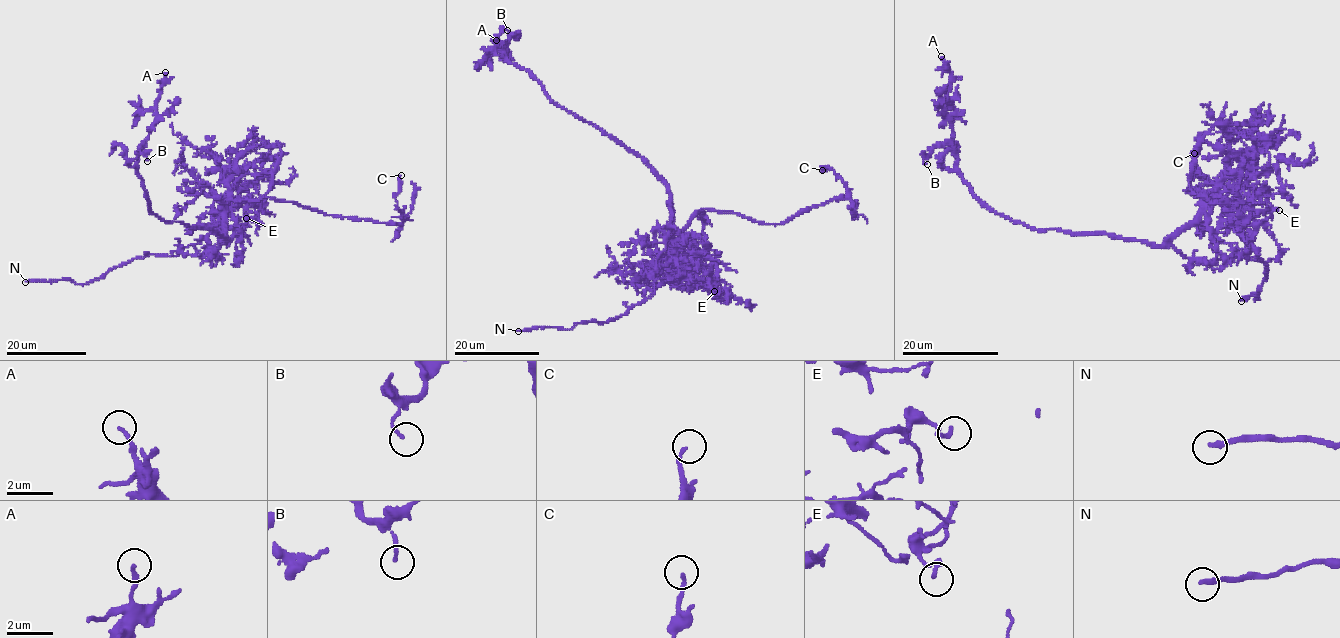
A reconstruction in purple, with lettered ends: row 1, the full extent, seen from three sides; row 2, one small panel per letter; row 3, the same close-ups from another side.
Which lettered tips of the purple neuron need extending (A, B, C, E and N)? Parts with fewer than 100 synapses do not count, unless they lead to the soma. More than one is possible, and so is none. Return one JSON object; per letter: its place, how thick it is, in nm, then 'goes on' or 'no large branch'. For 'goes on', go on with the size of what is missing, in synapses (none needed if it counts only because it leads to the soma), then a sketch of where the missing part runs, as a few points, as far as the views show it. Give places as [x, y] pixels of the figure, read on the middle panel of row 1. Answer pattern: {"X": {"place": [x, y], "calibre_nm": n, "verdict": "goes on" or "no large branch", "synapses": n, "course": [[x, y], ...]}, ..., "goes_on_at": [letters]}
{"A": {"place": [496, 40], "calibre_nm": 170, "verdict": "no large branch"}, "B": {"place": [507, 30], "calibre_nm": 120, "verdict": "no large branch"}, "C": {"place": [822, 170], "calibre_nm": 150, "verdict": "no large branch"}, "E": {"place": [714, 291], "calibre_nm": 190, "verdict": "no large branch"}, "N": {"place": [518, 331], "calibre_nm": 240, "verdict": "goes on"}, "goes_on_at": ["N"]}

